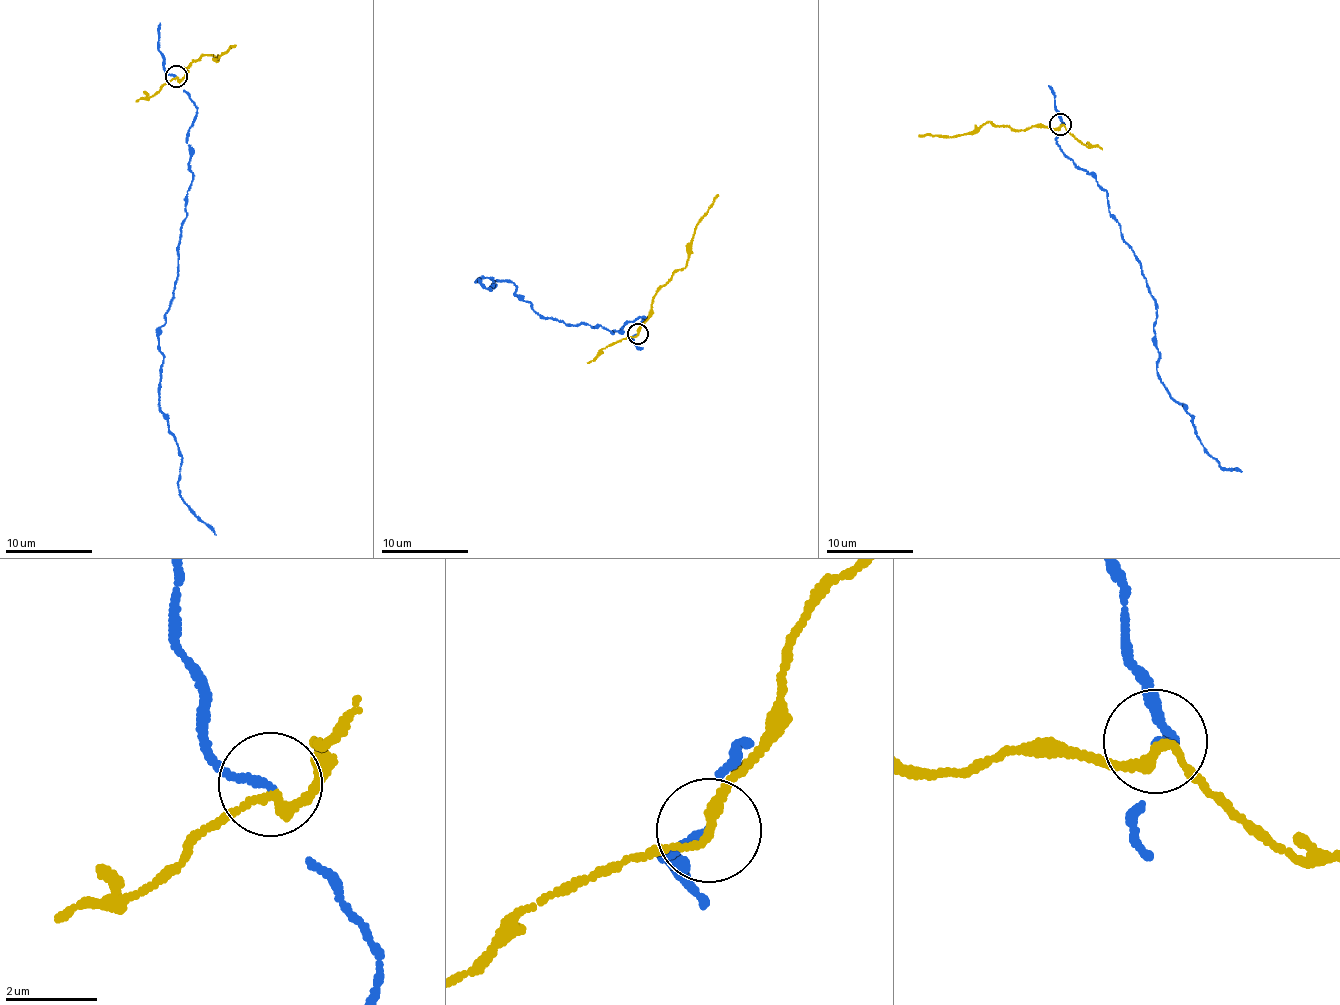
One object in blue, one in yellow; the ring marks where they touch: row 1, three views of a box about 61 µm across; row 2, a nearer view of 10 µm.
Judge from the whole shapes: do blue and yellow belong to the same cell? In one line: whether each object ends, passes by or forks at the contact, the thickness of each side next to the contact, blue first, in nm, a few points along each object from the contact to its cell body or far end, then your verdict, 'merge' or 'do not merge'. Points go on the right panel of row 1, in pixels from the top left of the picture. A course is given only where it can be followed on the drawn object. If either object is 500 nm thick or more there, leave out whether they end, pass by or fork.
blue ends | yellow passes by | 150/170 nm | blue via (1061, 124), (1056, 145), (1106, 191), (1110, 216), (1140, 264), (1157, 308), (1157, 372), (1219, 467), (1241, 472) | yellow via (1061, 124), (1055, 129), (1017, 130), (990, 121), (950, 137), (918, 135) | do not merge

